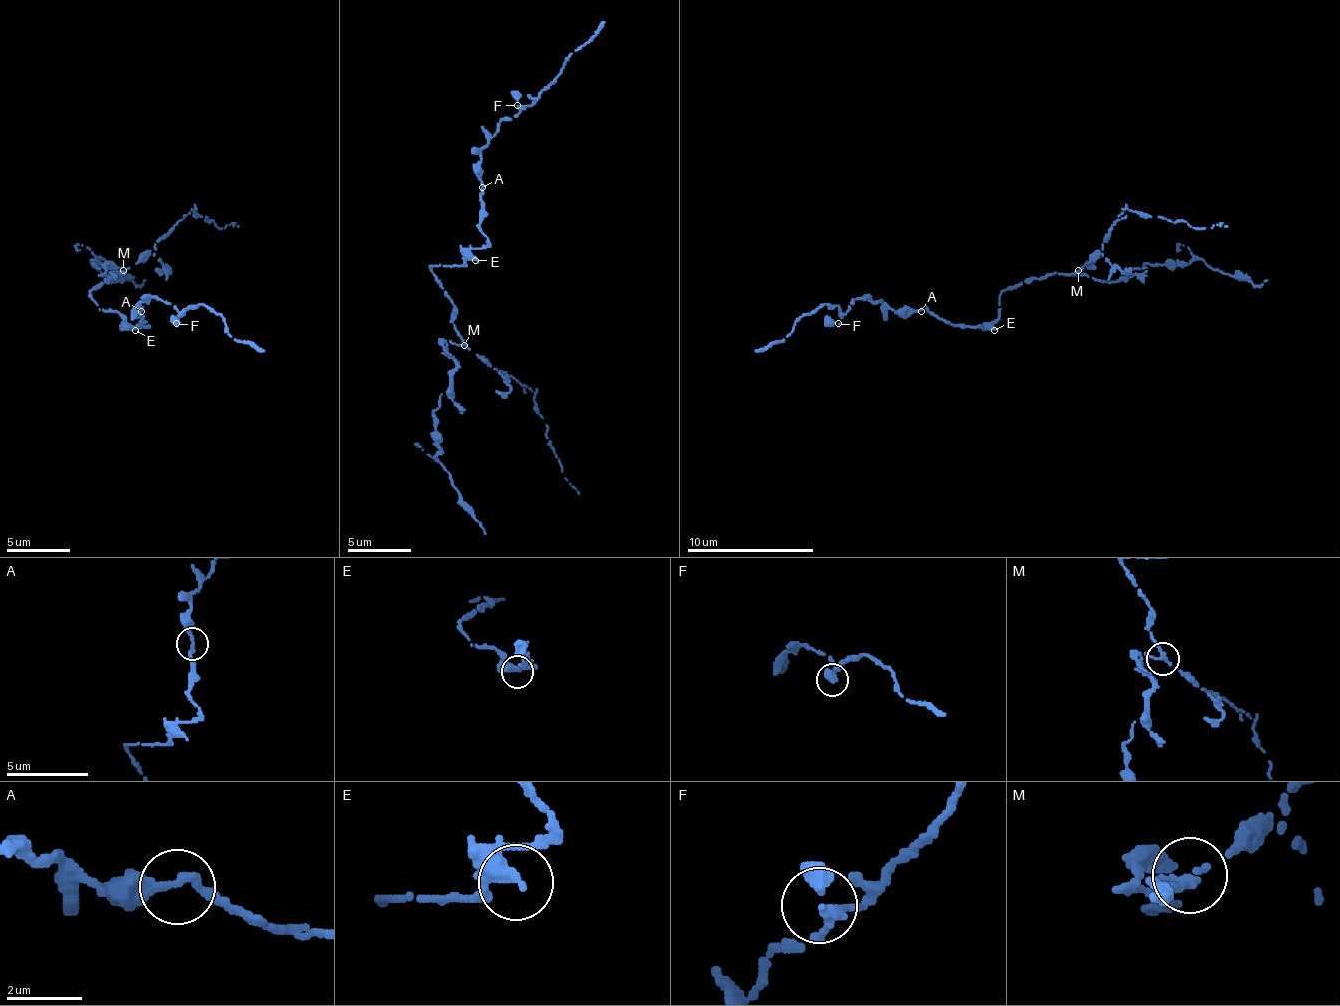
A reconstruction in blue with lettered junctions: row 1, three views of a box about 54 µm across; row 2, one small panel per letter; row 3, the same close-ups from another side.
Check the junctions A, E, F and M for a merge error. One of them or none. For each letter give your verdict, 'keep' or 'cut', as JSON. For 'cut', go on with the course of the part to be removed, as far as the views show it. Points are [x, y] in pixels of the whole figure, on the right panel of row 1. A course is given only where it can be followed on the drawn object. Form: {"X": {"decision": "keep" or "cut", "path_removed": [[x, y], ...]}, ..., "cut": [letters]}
{"A": {"decision": "keep"}, "E": {"decision": "keep"}, "F": {"decision": "keep"}, "M": {"decision": "cut", "path_removed": [[1079, 270], [1089, 263], [1124, 209], [1196, 228], [1228, 225]]}, "cut": ["M"]}

